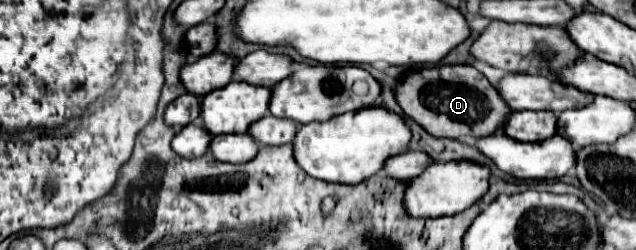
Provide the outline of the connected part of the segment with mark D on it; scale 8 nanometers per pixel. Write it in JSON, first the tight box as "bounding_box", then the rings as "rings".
{"bounding_box":[395,64,511,138],"rings":[[[441,64],[411,70],[395,88],[397,104],[403,112],[437,138],[481,138],[495,134],[505,124],[511,110],[501,100],[491,82],[469,64]]]}

